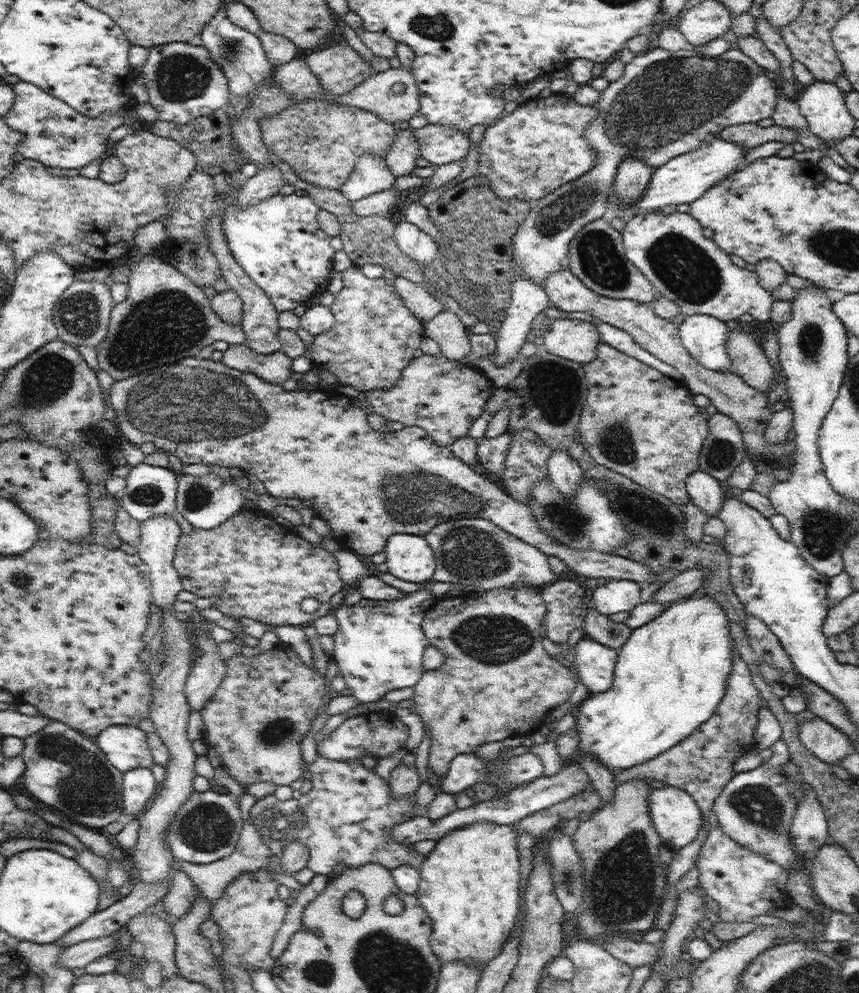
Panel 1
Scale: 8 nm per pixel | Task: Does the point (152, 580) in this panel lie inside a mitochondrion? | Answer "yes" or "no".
no

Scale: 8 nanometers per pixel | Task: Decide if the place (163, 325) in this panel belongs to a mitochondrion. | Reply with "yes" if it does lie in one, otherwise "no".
yes

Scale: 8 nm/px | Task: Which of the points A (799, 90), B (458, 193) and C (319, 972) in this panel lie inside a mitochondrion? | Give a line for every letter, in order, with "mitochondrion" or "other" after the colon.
A: other
B: other
C: mitochondrion

